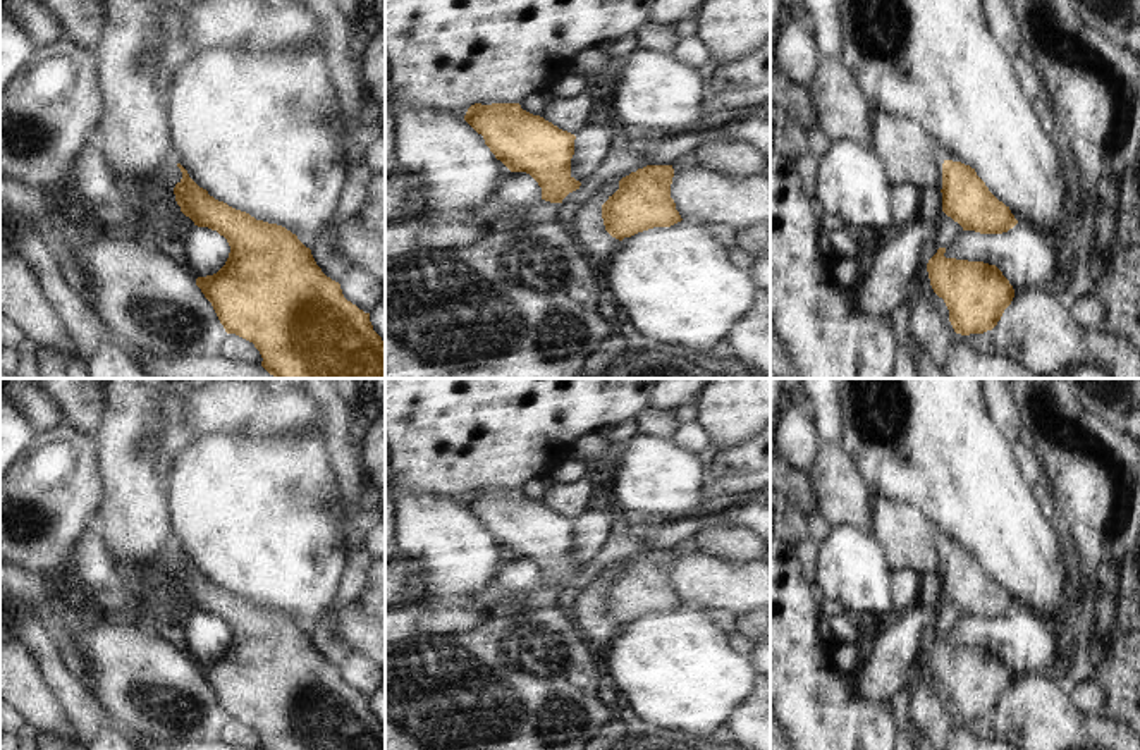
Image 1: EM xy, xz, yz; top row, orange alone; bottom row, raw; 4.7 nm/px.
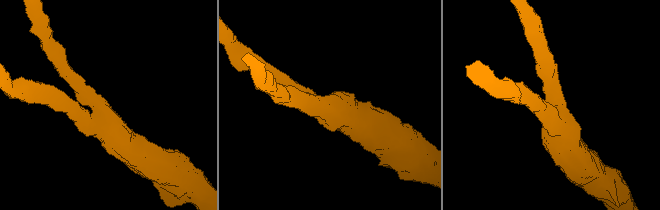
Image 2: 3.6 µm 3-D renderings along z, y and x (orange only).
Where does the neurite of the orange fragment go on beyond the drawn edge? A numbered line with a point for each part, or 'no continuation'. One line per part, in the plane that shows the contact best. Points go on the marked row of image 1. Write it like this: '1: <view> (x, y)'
no continuation

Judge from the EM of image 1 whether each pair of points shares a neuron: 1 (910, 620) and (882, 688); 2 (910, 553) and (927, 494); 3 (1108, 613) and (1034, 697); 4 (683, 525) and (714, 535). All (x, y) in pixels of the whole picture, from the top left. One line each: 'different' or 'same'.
1: same
2: different
3: different
4: different

